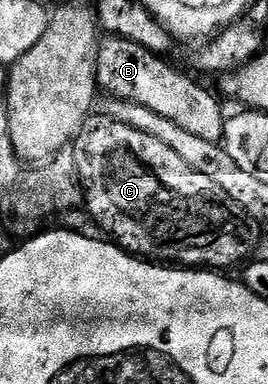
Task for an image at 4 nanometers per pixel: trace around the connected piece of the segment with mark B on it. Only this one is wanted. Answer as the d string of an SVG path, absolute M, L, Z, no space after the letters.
M117 36L104 39L96 47L96 84L105 95L142 104L142 108L150 108L150 112L158 112L158 116L174 120L174 124L190 132L190 136L202 136L202 140L213 144L223 139L226 114L220 111L215 93L212 95L203 90L186 75L163 62L166 61L163 57L130 39Z

